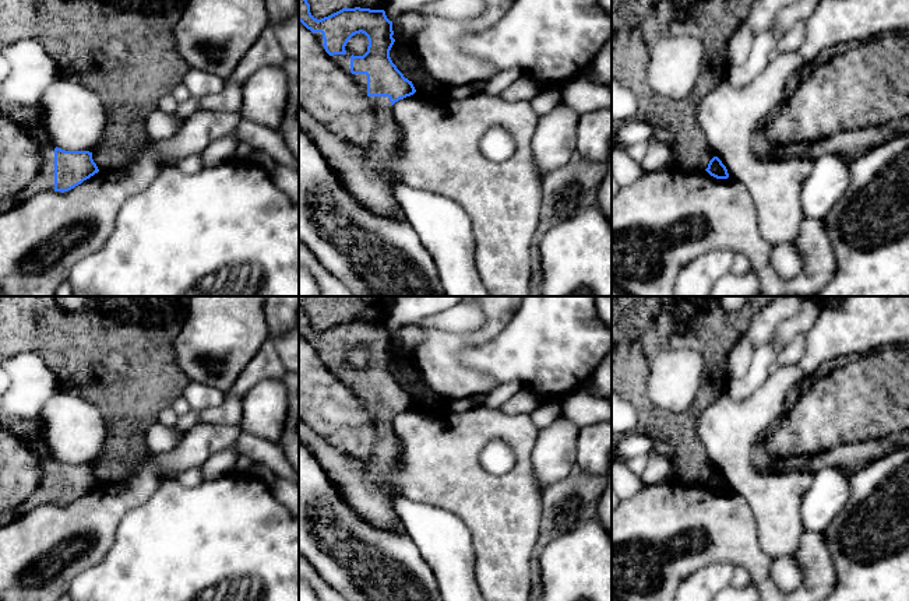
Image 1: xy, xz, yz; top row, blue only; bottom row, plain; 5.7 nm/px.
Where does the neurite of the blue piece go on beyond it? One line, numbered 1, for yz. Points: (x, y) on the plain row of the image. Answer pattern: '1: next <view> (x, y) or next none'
1: next none

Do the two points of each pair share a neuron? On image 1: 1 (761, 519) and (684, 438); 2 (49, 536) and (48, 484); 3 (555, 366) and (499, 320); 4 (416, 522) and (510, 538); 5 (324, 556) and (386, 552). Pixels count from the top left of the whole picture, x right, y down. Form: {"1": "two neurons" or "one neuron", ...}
{"1": "two neurons", "2": "two neurons", "3": "two neurons", "4": "two neurons", "5": "one neuron"}

